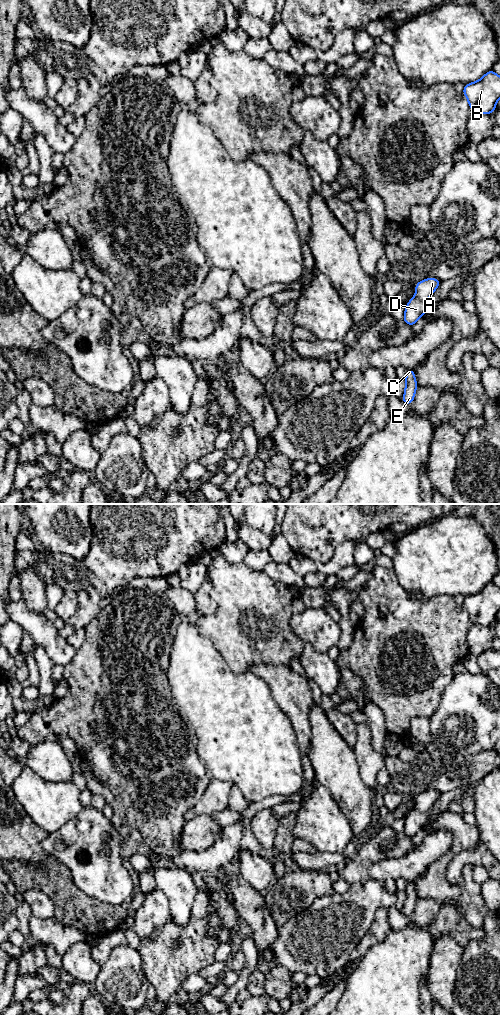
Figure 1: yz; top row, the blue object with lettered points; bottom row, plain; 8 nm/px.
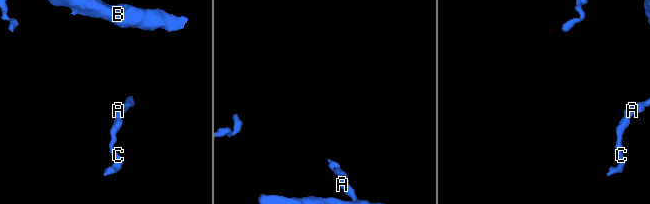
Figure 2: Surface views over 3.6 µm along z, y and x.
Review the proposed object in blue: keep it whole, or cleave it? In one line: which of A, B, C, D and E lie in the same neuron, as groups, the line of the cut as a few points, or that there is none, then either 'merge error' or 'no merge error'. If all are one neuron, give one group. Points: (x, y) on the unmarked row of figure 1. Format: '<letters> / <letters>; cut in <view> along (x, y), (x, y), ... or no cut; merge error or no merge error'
A B C D E; no cut; no merge error

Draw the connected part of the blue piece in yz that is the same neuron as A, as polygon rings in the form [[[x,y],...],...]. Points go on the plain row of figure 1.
[[[426,790],[415,796],[415,808],[405,818],[403,832],[406,836],[413,838],[427,823],[427,811],[438,800],[441,793],[436,790]]]

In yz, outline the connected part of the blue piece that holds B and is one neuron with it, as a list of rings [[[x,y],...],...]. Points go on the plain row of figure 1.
[[[490,582],[481,591],[465,596],[463,606],[467,610],[472,624],[494,625],[496,615],[500,610],[500,588]]]

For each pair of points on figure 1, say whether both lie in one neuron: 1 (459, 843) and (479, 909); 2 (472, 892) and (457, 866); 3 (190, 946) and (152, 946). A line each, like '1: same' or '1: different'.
1: same
2: different
3: same

